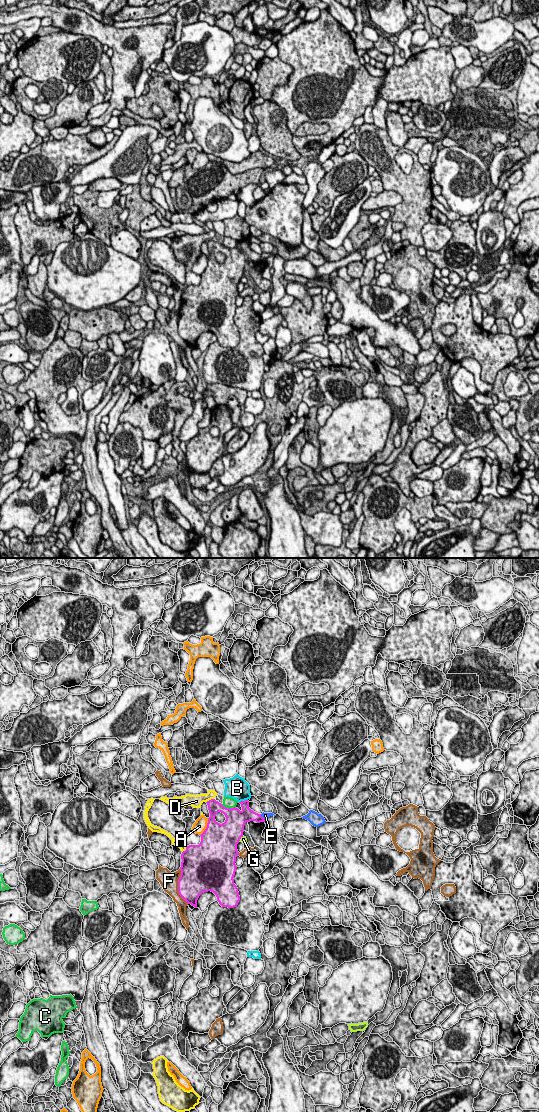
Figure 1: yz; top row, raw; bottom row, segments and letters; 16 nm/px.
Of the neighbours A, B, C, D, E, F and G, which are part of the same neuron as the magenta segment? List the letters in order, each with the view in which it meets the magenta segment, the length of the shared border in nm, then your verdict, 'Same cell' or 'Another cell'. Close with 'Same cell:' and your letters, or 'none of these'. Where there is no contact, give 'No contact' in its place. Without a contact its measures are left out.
A: Touches magenta in yz. Shared border 320 nm. Another cell
B: Touches magenta in yz. Shared border 150 nm. Another cell
C: Touches magenta in yz. Shared border 240 nm. Another cell
D: Touches magenta in yz. Shared border 140 nm. Another cell
E: Touches magenta in yz. Shared border 130 nm. Another cell
F: Touches magenta in yz. Shared border 600 nm. Another cell
G: Touches magenta in yz. Shared border 130 nm. Another cell
Same cell: none of these

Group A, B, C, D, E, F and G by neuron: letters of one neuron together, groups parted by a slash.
A / B / C / D / E / F / G

